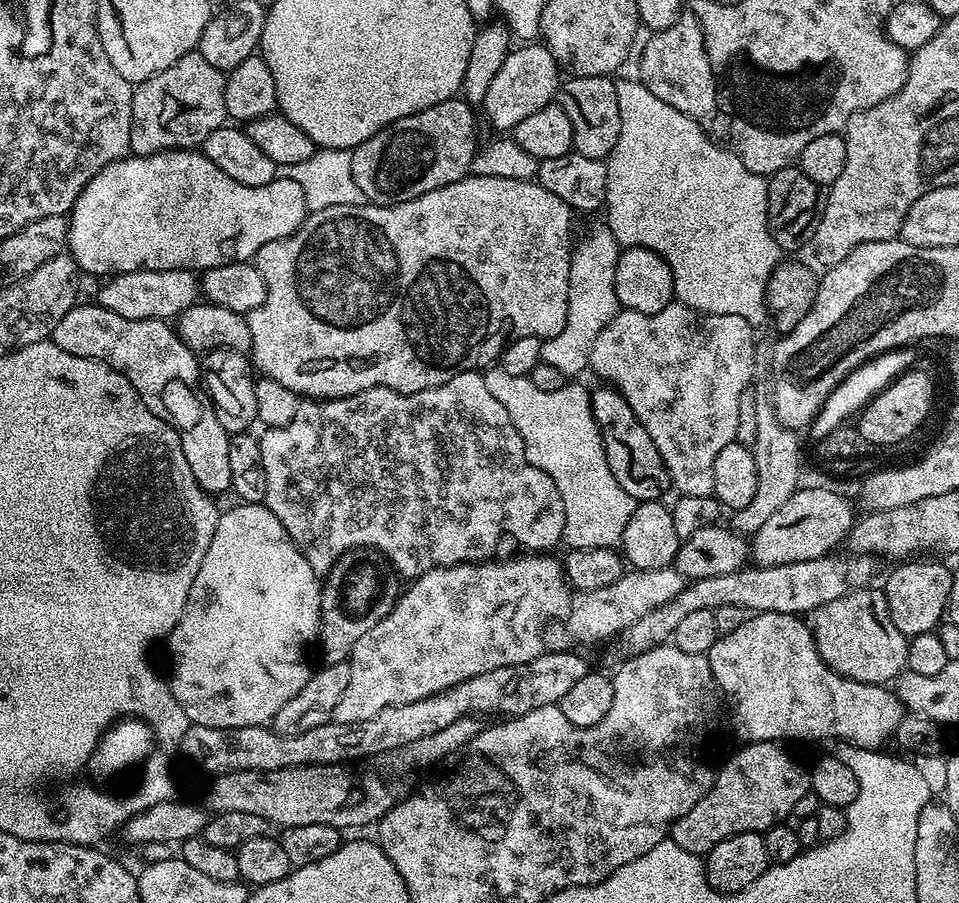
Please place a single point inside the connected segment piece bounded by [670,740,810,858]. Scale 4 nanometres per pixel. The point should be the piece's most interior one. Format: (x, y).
(758, 787)

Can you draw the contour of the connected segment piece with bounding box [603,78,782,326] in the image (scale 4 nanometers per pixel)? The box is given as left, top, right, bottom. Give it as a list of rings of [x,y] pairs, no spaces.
[[[639,79],[616,80],[616,93],[618,94],[618,110],[622,118],[622,126],[618,134],[618,142],[607,158],[608,177],[606,178],[606,198],[603,211],[608,212],[606,227],[612,232],[612,237],[621,249],[646,248],[657,252],[670,266],[674,274],[675,299],[695,312],[709,312],[712,316],[722,314],[738,314],[738,318],[746,318],[746,322],[759,326],[768,316],[768,305],[764,303],[764,291],[768,279],[776,265],[782,259],[780,248],[774,242],[772,232],[768,228],[768,182],[765,177],[754,174],[734,152],[716,143],[698,122],[694,122],[686,114],[674,110],[662,98],[650,94],[650,90]]]

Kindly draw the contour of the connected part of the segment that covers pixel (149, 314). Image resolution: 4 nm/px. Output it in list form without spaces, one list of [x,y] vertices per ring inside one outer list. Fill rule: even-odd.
[[[179,268],[178,270],[146,270],[136,272],[118,272],[105,279],[100,285],[98,303],[101,308],[110,310],[122,318],[131,320],[175,321],[192,304],[201,299],[200,281],[195,271]]]

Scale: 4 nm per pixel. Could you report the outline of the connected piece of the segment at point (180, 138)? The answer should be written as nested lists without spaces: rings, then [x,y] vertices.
[[[198,50],[188,52],[174,66],[166,66],[158,74],[135,85],[132,93],[132,129],[130,130],[130,152],[133,156],[149,156],[155,152],[170,152],[173,148],[196,150],[203,145],[211,132],[225,127],[229,119],[224,93],[225,73],[220,72]]]

